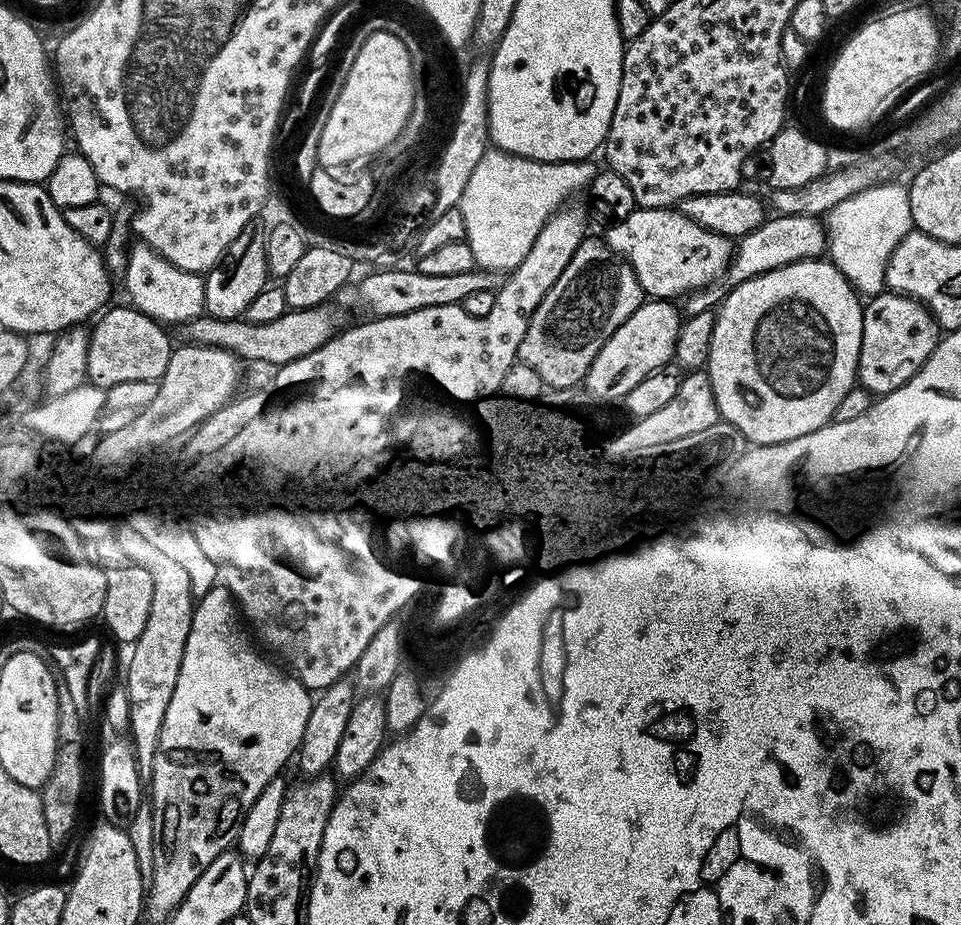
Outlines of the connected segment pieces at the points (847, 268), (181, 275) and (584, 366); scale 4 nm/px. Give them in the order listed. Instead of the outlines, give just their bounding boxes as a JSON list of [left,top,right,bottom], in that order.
[[826,183,913,298],[122,242,205,326],[518,238,646,389]]

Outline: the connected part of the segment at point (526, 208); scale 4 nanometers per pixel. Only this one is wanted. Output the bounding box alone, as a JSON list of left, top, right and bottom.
[458,150,598,274]

